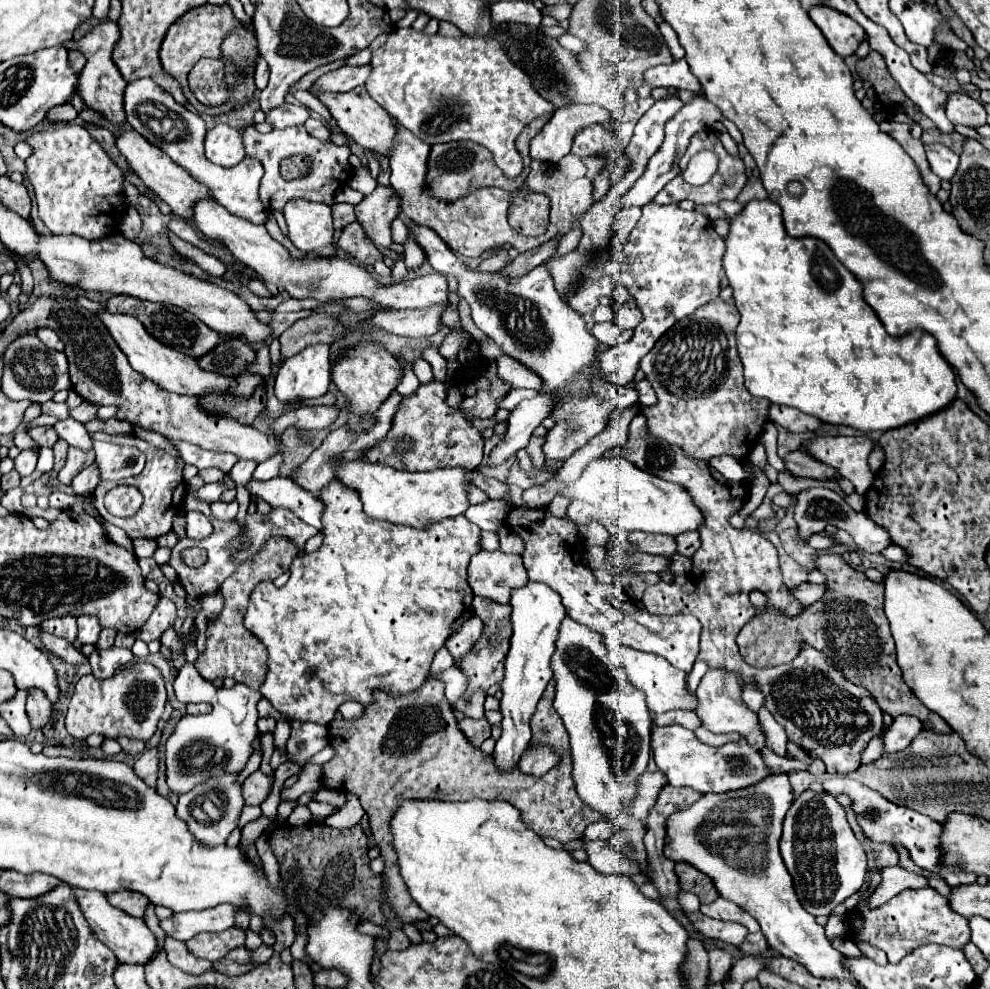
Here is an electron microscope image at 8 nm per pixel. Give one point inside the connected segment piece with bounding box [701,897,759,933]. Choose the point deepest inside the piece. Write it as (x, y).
(722, 909)

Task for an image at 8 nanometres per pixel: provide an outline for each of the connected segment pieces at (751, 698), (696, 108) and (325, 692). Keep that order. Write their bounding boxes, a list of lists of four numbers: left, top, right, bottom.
[[743,685,765,711],[623,93,748,207],[243,479,481,725]]

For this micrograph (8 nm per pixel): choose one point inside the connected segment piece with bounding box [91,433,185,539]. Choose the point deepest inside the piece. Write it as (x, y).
(163, 473)

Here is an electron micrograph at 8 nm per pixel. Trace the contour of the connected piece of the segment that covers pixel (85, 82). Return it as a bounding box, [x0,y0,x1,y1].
[63,21,125,125]

